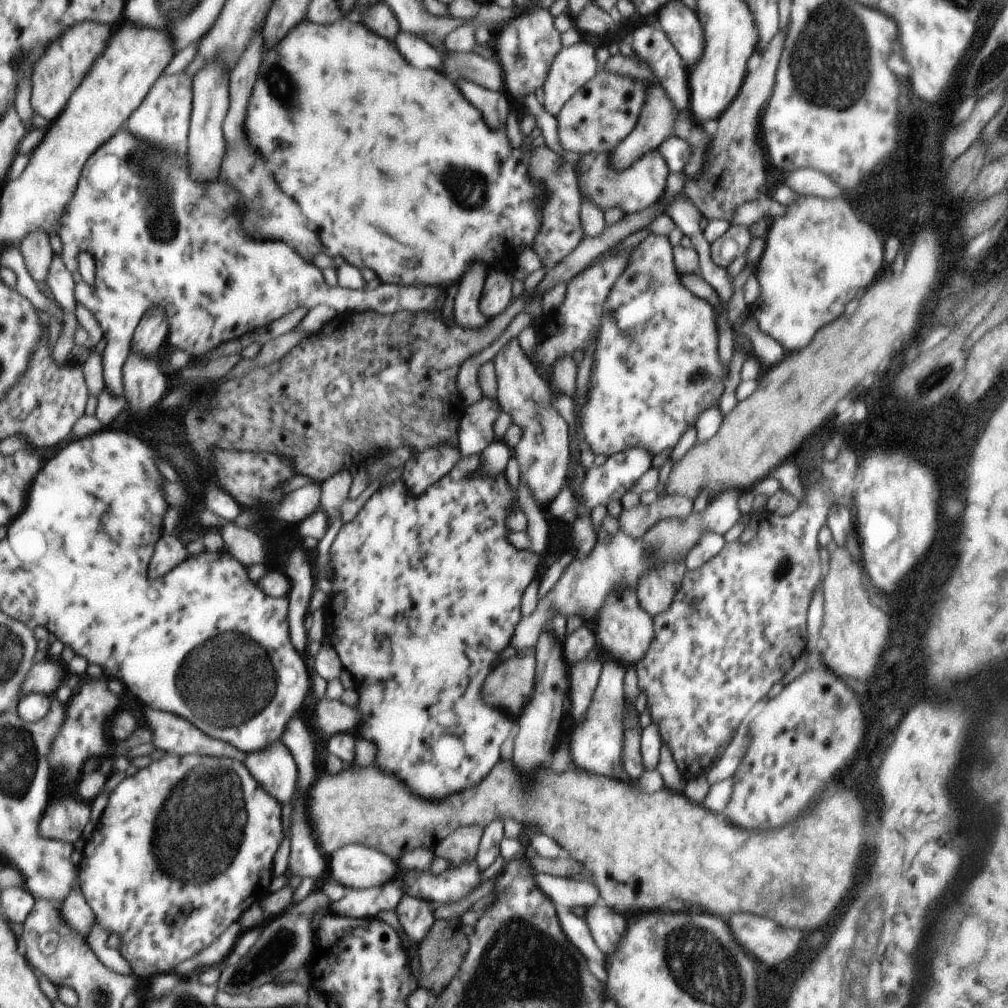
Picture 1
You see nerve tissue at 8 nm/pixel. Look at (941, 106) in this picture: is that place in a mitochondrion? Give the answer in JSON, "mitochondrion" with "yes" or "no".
{"mitochondrion":"no"}

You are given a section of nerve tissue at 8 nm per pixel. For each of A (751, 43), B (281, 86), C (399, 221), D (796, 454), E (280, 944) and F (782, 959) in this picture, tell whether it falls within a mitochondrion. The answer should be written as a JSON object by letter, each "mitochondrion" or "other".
{"A":"other","B":"mitochondrion","C":"other","D":"other","E":"mitochondrion","F":"other"}

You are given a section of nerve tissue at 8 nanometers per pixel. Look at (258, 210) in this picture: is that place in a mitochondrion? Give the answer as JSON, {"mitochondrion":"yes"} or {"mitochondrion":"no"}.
{"mitochondrion":"yes"}

